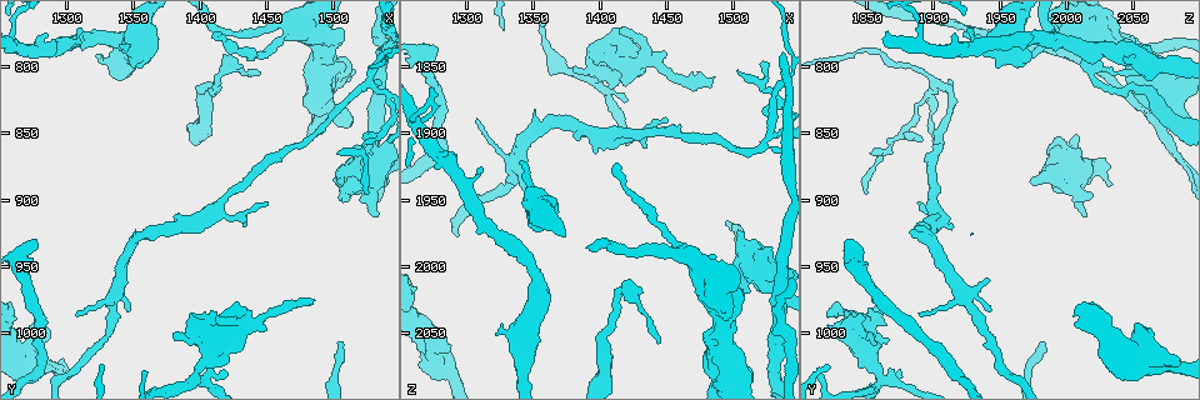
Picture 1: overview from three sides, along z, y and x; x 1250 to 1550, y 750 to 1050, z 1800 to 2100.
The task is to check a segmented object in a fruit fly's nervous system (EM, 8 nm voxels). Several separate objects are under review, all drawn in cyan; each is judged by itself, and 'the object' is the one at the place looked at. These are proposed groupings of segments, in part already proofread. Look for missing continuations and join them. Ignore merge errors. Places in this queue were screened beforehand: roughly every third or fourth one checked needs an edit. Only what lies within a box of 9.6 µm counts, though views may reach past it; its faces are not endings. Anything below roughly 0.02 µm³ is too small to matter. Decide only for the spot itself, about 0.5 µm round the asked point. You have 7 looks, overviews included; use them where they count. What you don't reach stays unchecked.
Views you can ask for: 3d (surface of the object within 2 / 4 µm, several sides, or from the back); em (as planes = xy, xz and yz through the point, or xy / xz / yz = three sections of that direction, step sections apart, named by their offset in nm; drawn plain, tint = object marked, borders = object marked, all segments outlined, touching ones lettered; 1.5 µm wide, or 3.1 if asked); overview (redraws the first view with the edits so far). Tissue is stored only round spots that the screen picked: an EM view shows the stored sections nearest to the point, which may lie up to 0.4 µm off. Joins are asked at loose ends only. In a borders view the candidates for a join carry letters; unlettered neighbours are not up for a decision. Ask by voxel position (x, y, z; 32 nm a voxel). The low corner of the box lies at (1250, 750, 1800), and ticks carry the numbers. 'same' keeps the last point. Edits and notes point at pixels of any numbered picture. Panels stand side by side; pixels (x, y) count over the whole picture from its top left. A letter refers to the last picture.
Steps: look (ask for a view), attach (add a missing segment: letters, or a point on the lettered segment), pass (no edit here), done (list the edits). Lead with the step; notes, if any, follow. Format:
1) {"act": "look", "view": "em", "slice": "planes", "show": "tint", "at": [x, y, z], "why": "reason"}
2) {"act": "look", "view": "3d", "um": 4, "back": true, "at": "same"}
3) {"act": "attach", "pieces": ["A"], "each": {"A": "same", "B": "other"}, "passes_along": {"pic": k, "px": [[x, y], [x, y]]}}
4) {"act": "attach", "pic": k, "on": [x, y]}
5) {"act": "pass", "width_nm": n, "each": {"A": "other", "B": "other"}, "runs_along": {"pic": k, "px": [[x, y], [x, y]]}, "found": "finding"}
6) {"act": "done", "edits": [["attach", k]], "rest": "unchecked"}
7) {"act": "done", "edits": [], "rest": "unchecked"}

{"act": "look", "view": "3d", "um": 4, "back": true, "at": [1382, 1004, 1850], "why": "free end"}

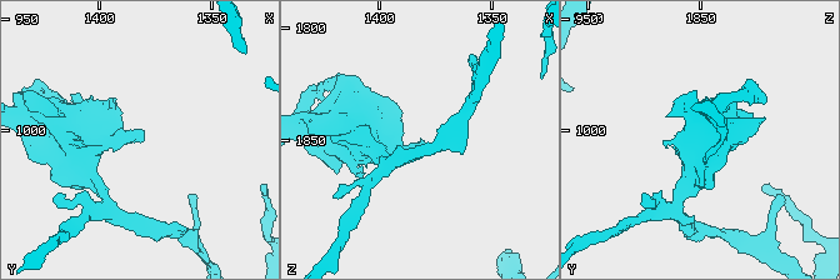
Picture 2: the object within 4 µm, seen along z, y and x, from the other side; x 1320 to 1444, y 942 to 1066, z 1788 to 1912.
{"act": "look", "view": "em", "slice": "planes", "show": "borders", "at": [1381, 1005, 1851], "why": "now the EM"}

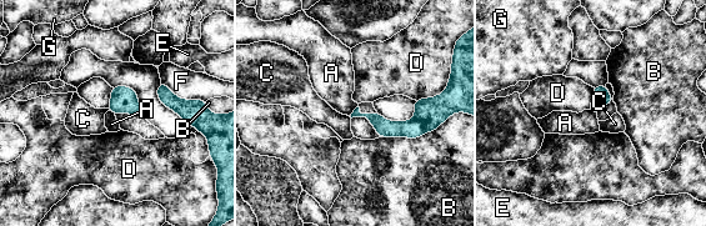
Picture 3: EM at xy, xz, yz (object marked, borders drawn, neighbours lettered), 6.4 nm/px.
{"act": "pass", "each": {"A": "other", "B": "other", "C": "other", "D": "other", "E": "other", "F": "other", "G": "other"}, "border": {"pic": 3, "px": [[357, 105], [350, 116]]}, "found": "no lettered segment goes on from it"}

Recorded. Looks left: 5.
{"act": "look", "view": "3d", "um": 2, "at": [1278, 934, 1834], "why": "branch stops here"}

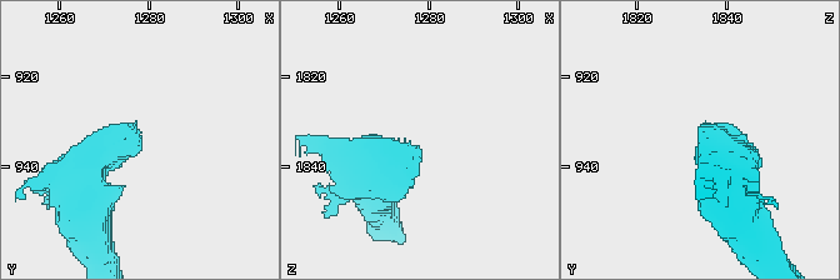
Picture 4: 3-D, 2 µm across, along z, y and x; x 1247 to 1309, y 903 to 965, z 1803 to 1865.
{"act": "look", "view": "em", "slice": "xy", "step": 4, "show": "tint", "at": [1278, 936, 1835]}

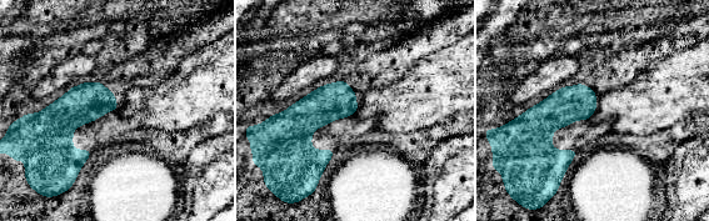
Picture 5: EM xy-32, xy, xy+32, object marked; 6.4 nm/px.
{"act": "look", "view": "em", "slice": "planes", "show": "borders", "at": "same"}

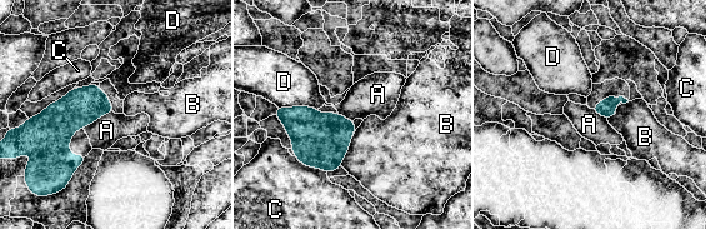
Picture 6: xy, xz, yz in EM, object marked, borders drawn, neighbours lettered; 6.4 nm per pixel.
{"act": "attach", "pieces": ["A"], "each": {"A": "same", "B": "other", "C": "other", "D": "other"}, "found": "the neuron continues"}

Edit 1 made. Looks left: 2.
{"act": "done", "edits": [["attach", 6]], "rest": "unchecked"}

